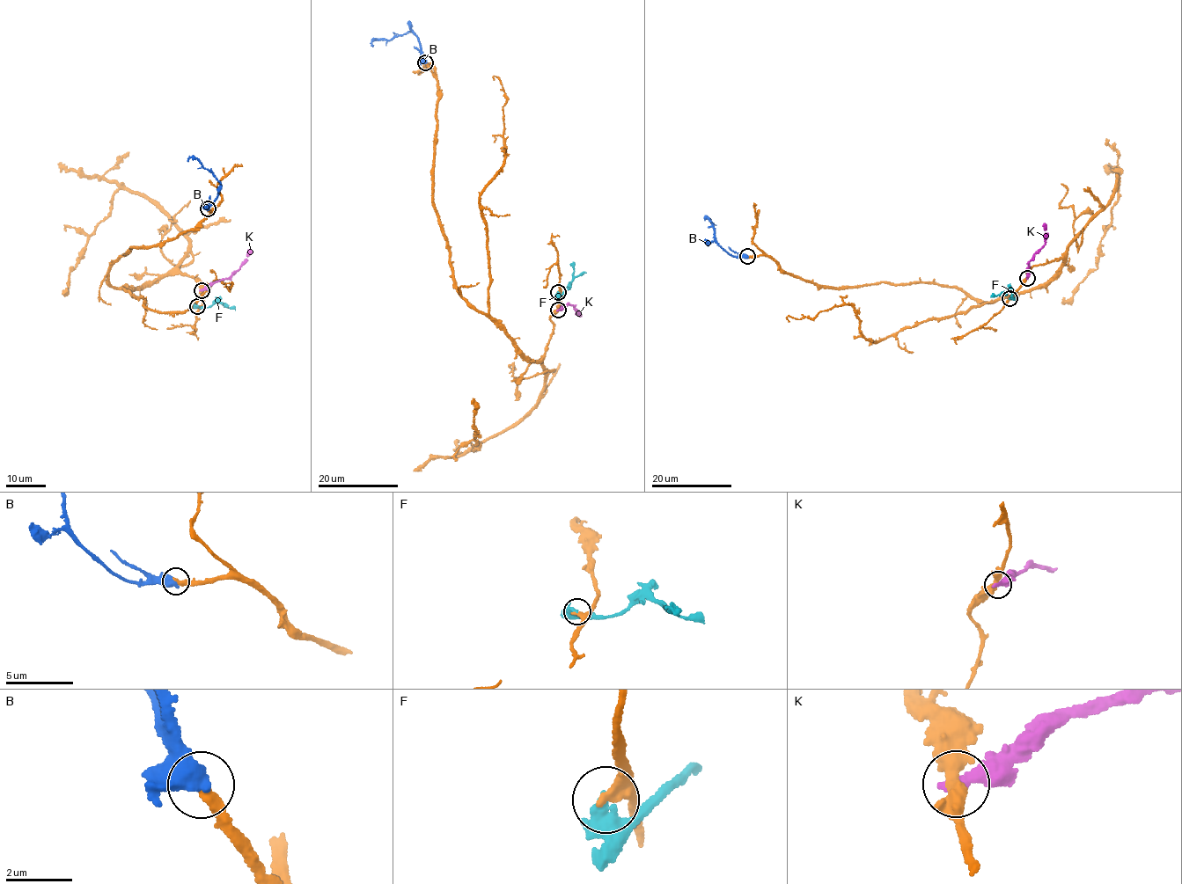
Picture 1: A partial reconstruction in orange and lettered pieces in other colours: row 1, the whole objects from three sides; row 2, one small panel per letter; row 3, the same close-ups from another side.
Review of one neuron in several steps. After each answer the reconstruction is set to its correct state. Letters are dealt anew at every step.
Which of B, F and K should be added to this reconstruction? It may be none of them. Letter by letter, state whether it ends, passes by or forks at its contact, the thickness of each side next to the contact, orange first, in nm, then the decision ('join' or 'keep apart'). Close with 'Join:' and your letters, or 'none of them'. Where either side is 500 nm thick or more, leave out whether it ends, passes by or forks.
B: calibres 360 and 650 nm; join
F: it forks; calibres 320 and 240 nm; keep apart
K: it ends; calibres 420 and 360 nm; keep apart
Join: B

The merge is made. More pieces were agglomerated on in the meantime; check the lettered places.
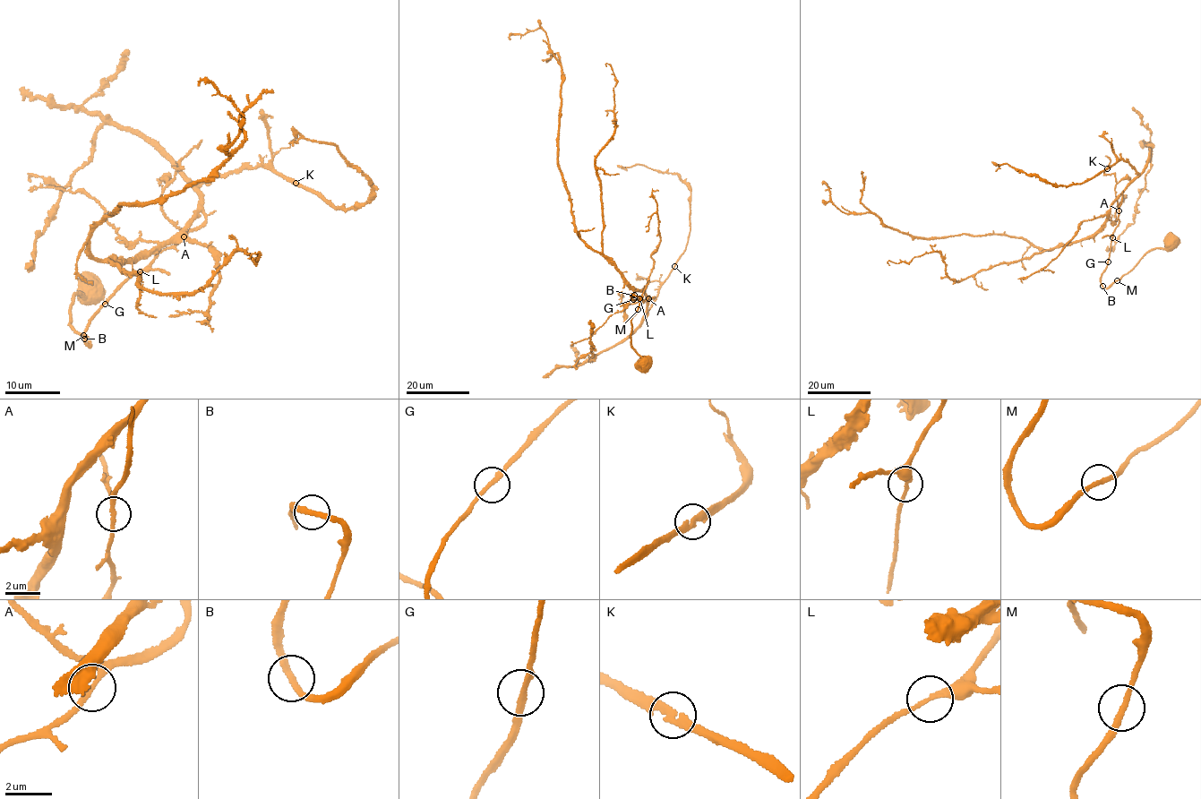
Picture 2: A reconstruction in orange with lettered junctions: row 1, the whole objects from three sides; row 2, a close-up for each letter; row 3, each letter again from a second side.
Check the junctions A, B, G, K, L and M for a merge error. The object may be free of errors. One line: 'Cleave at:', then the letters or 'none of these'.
Cleave at: none of these

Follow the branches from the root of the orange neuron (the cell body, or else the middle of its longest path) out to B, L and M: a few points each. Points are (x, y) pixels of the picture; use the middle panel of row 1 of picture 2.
B: (644, 364), (631, 342), (630, 322), (640, 301), (634, 295)
L: (644, 364), (633, 349), (630, 337), (630, 322), (640, 301), (639, 297), (630, 296), (633, 301), (639, 298)
M: (644, 364), (631, 342), (630, 322), (638, 309)

